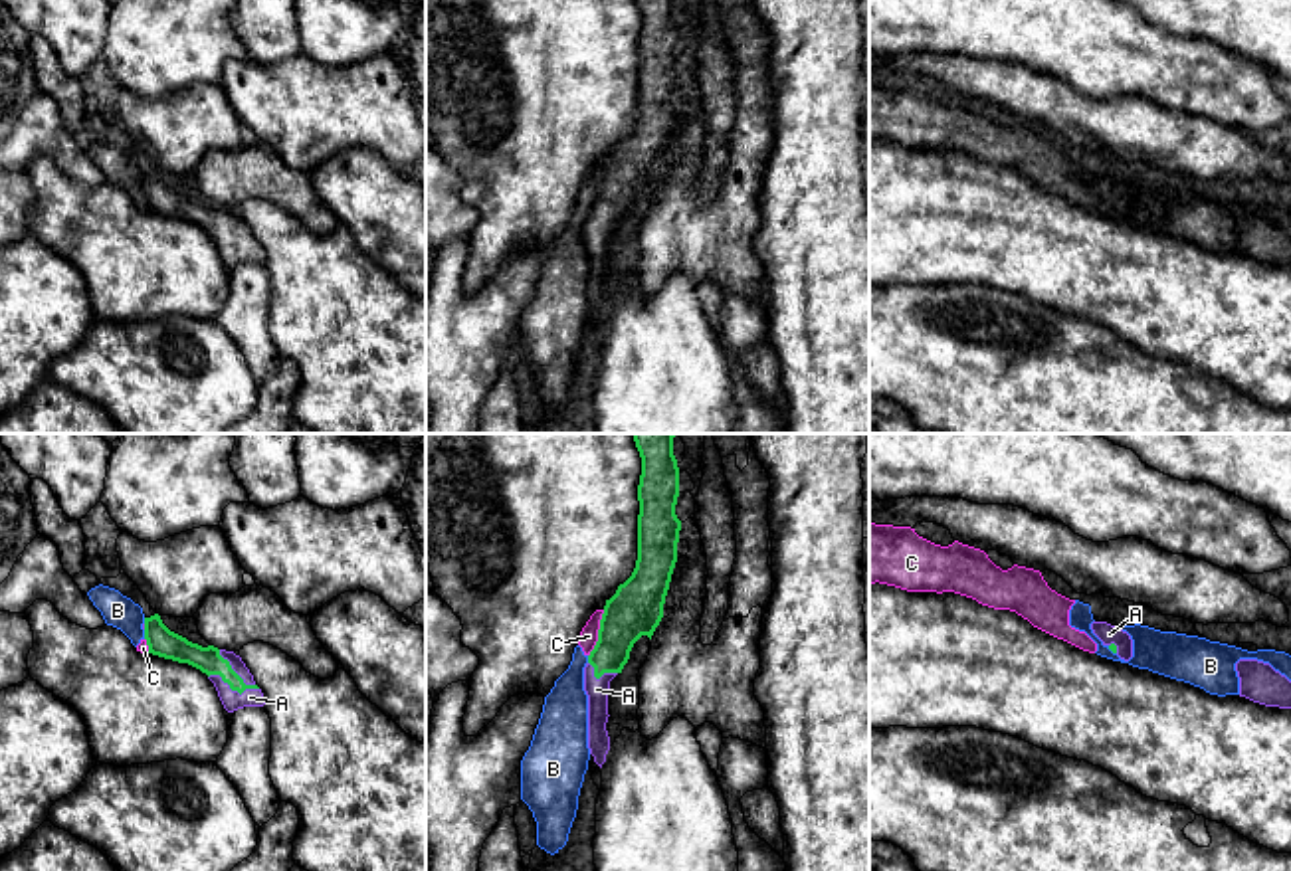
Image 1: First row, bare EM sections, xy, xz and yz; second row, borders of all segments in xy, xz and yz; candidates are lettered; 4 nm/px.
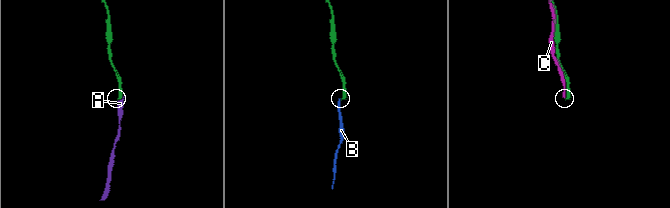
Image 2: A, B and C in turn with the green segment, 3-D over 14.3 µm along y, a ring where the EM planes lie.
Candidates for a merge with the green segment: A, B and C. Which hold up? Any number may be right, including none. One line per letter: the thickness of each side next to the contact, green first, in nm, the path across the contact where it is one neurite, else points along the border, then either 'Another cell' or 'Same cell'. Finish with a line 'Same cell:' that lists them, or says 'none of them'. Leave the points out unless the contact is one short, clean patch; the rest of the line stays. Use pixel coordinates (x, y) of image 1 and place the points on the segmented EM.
A: Thickness 110 nm (green) against 80 nm. Same cell
B: Thickness 120 nm (green) against 140 nm. Boundary: xy (143, 630), (145, 638). Another cell
C: Thickness 220 nm (green) against 80 nm. Another cell
Same cell: A

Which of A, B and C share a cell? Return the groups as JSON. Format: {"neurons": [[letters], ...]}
{"neurons": [["A"], ["B", "C"]]}

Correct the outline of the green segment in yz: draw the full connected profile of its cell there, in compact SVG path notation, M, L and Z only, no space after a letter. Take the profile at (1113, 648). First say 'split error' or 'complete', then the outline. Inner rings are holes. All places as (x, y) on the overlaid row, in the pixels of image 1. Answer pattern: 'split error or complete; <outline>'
split error; M1093 622L1093 633L1121 659L1129 661L1133 657L1133 639L1127 631L1107 622Z

